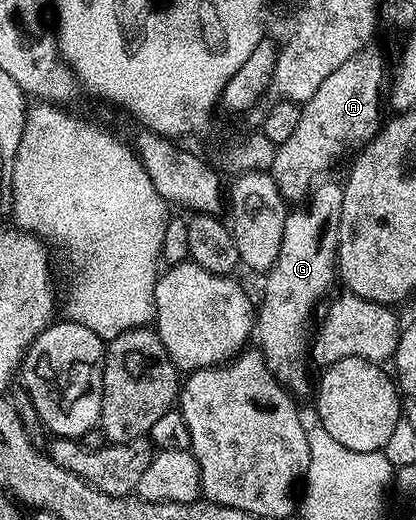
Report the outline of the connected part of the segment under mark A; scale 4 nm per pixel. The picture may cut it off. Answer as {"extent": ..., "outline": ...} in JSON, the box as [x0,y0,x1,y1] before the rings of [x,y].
{"extent":[271,49,387,201],"outline":[[[366,49],[360,51],[351,61],[343,61],[319,89],[315,89],[315,97],[311,97],[306,103],[300,104],[299,125],[295,125],[295,131],[287,137],[287,141],[276,144],[273,155],[273,167],[271,174],[278,186],[278,191],[286,201],[301,201],[308,196],[311,188],[322,178],[321,175],[349,146],[353,149],[360,148],[369,142],[383,126],[381,119],[381,103],[383,107],[383,92],[387,87],[387,75],[385,79],[385,59],[377,51]]]}

